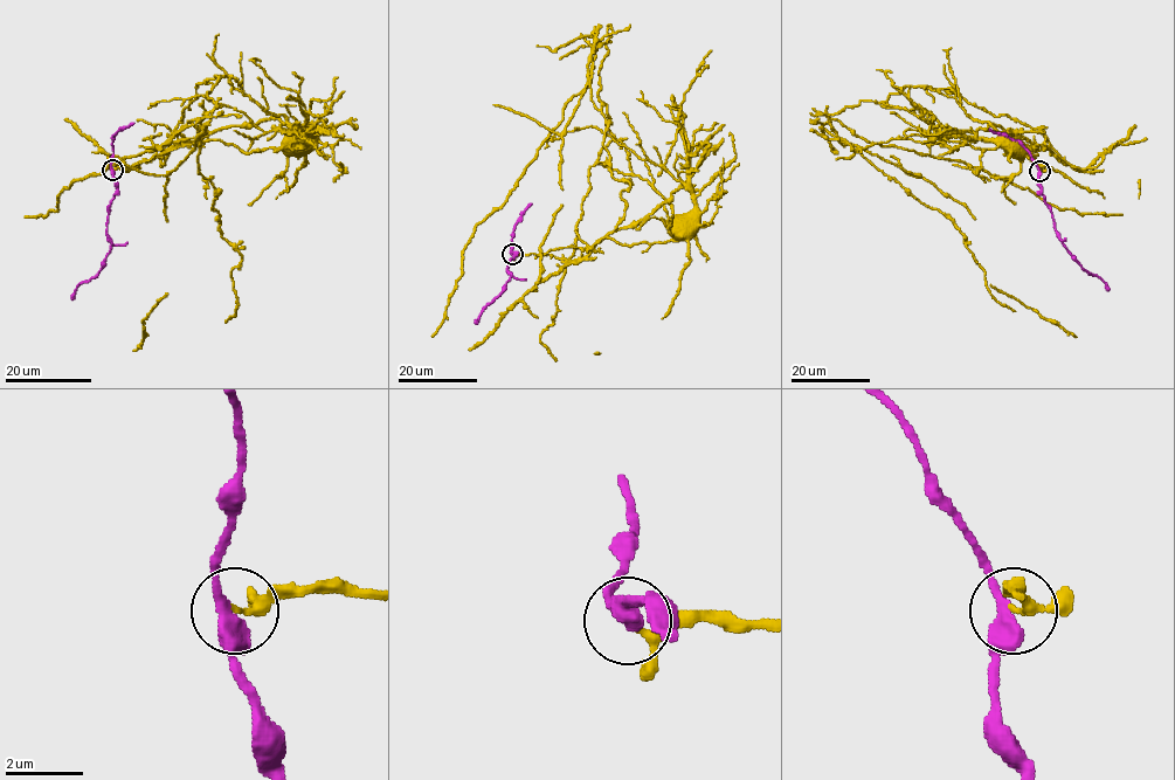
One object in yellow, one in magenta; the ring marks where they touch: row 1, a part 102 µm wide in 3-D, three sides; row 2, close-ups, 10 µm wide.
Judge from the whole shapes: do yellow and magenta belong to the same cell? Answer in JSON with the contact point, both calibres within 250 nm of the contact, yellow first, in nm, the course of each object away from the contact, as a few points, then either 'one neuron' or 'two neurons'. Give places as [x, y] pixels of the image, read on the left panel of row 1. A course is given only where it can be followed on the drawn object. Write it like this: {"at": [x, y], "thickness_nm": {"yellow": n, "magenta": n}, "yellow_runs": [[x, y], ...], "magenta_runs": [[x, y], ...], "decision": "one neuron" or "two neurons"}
{"at": [112, 170], "thickness_nm": {"yellow": 170, "magenta": 440}, "yellow_runs": [[112, 170], [131, 167], [156, 154], [211, 139], [251, 153], [288, 145], [301, 147], [302, 140], [297, 139]], "magenta_runs": [[112, 170], [118, 191], [106, 219], [111, 248], [104, 266], [76, 288], [73, 299]], "decision": "two neurons"}

